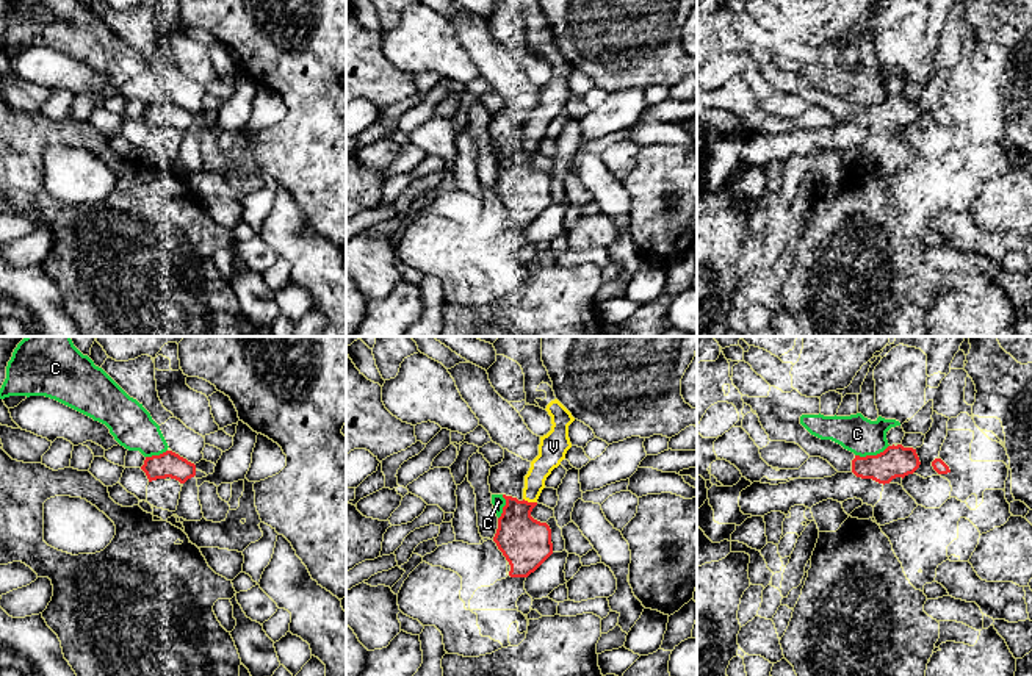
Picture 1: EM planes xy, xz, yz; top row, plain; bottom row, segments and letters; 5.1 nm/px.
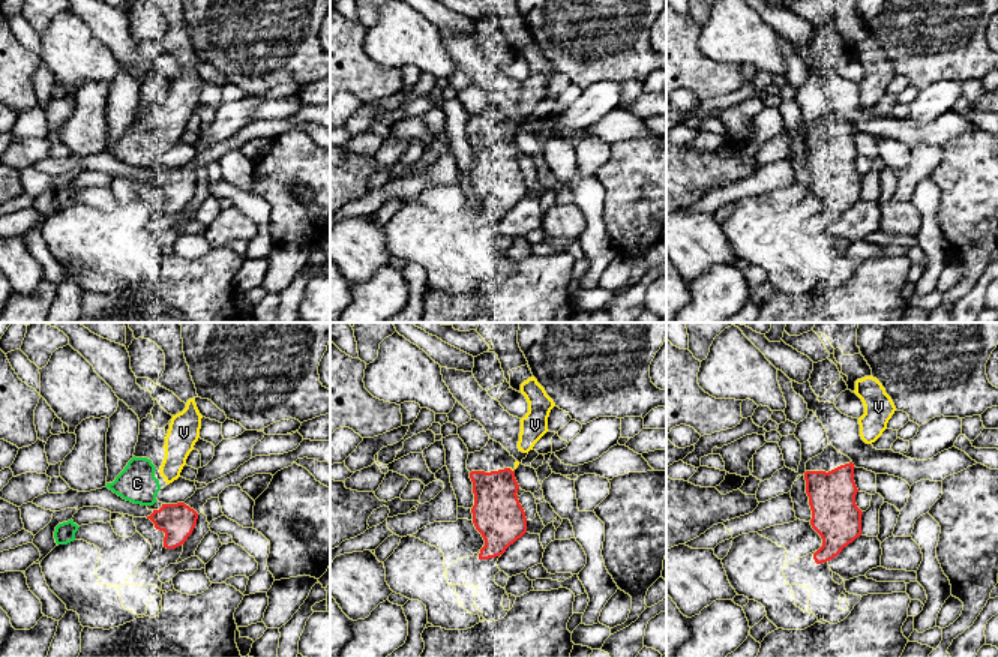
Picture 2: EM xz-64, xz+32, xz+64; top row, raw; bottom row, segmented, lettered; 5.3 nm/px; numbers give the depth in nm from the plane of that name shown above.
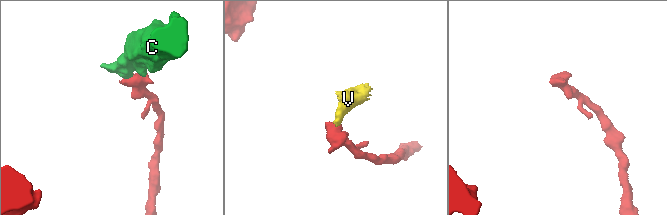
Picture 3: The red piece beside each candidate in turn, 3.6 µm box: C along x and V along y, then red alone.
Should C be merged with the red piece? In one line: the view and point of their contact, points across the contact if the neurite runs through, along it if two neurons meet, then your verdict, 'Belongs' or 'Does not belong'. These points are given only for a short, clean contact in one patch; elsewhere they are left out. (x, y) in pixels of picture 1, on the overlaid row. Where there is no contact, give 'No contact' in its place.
Touches red at yz (871, 456). Does not belong

